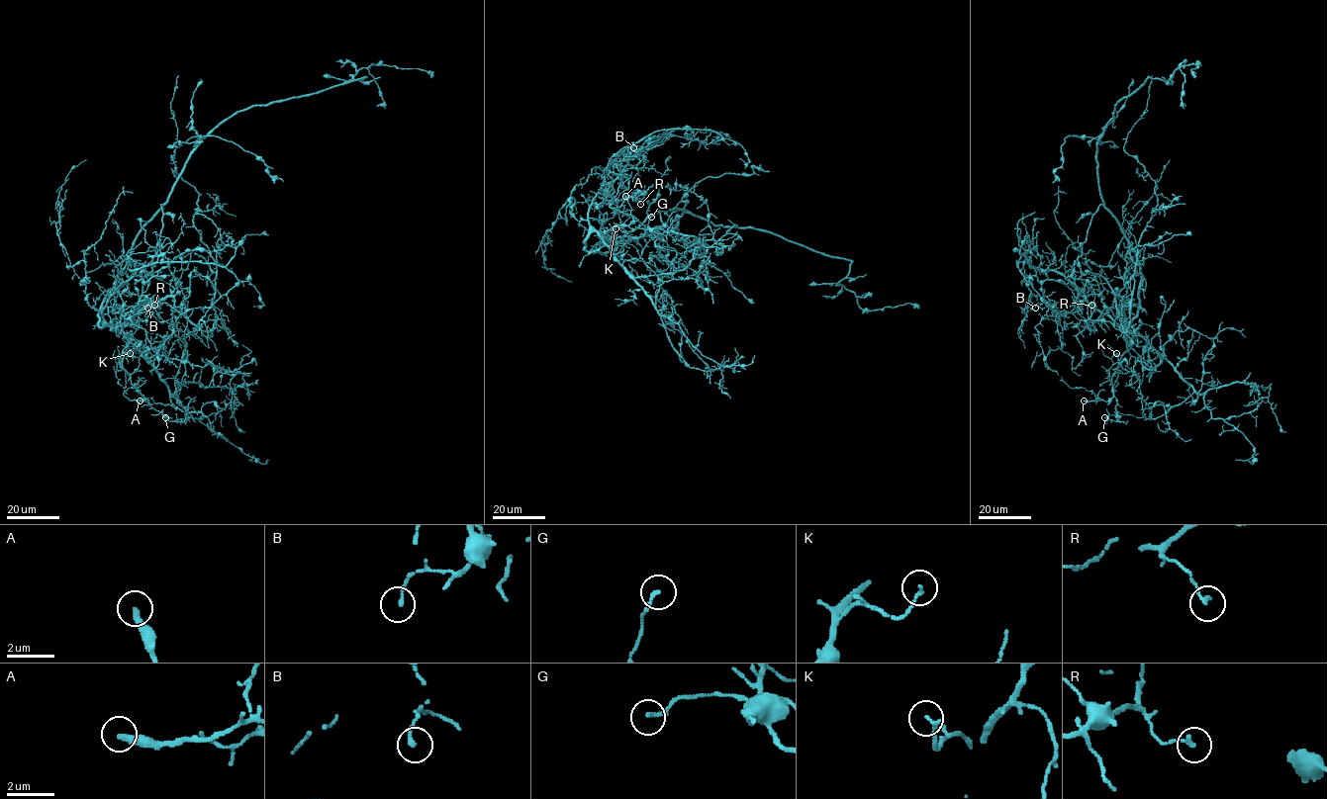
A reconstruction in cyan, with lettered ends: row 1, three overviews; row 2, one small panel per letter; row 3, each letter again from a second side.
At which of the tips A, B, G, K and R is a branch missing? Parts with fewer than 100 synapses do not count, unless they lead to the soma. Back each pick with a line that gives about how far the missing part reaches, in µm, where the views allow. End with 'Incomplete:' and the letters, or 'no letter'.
Incomplete: no letter

